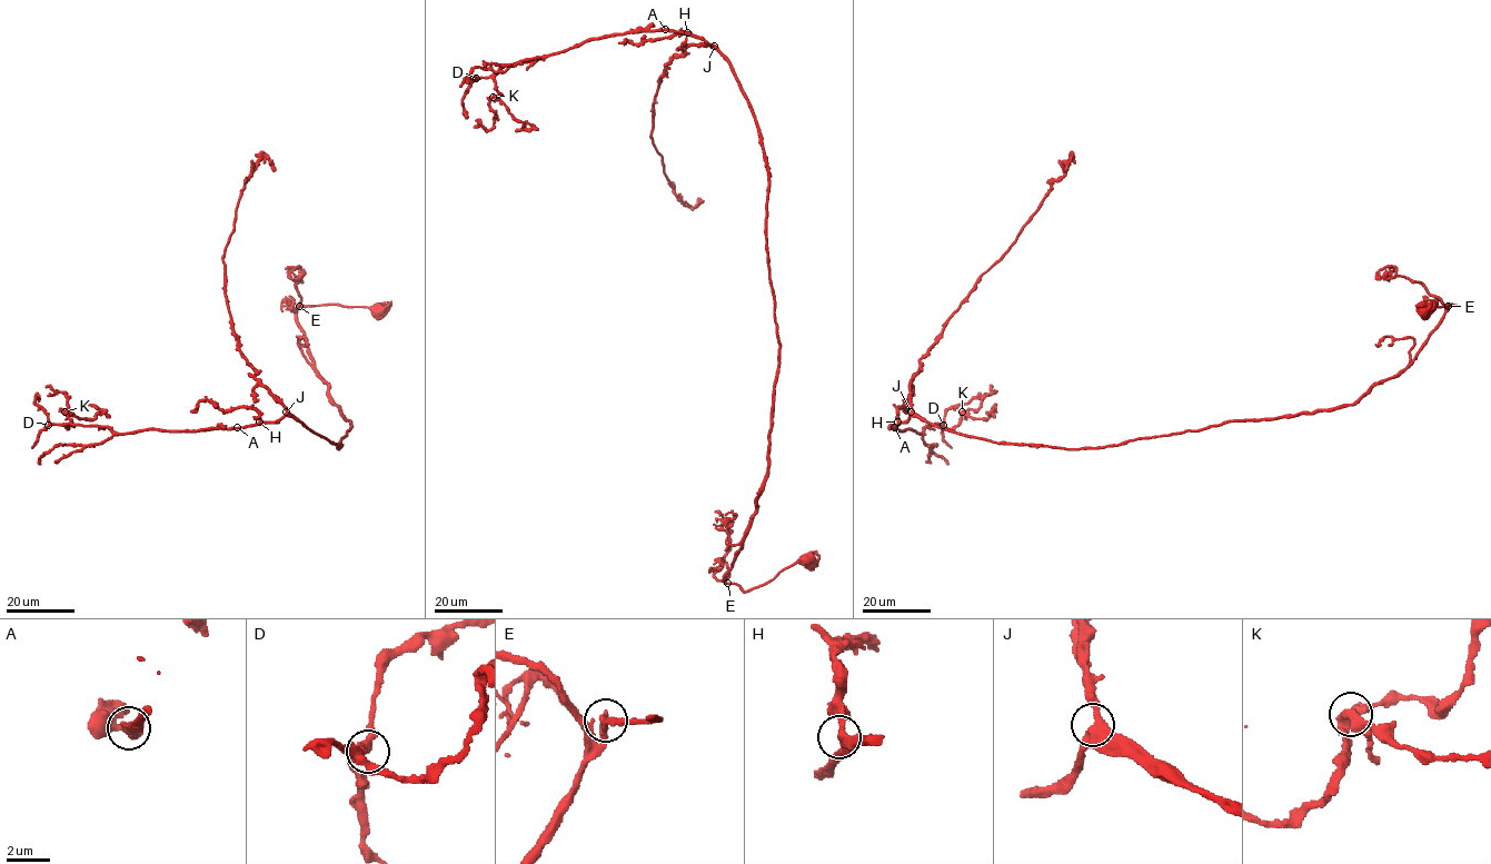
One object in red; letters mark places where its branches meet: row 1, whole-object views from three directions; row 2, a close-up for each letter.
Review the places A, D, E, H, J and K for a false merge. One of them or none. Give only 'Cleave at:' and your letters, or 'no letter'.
Cleave at: no letter

